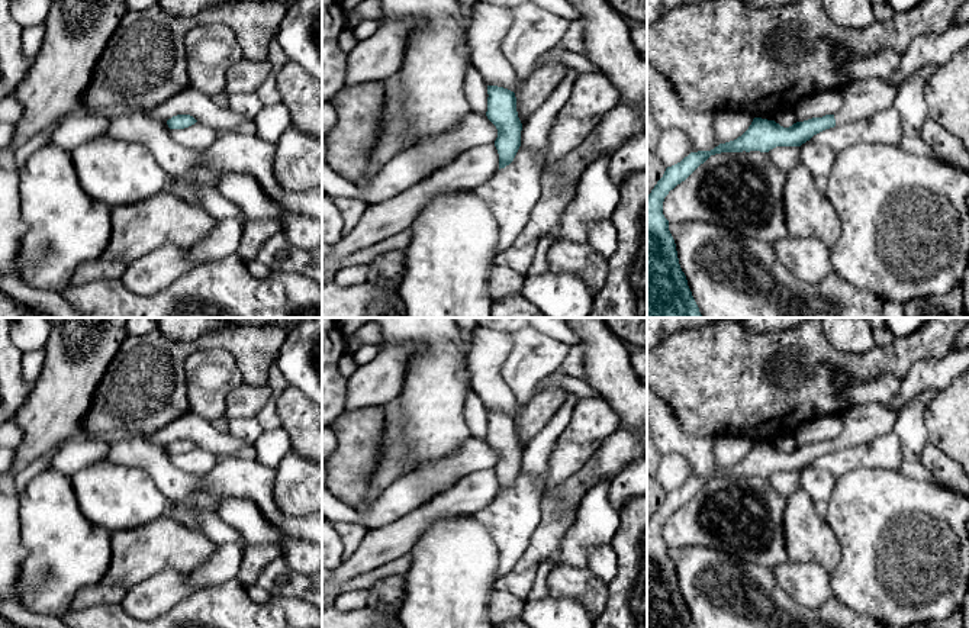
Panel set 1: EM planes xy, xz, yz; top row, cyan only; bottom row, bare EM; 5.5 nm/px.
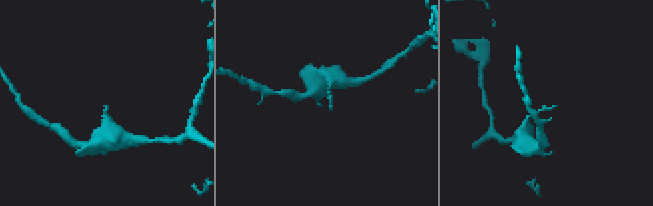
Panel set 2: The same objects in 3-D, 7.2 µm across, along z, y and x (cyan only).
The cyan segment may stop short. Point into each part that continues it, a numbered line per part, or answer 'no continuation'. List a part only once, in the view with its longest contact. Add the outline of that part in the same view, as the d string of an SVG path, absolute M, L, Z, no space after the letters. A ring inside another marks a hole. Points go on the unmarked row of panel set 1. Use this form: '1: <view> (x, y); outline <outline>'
1: yz (862, 424); outline M867 403L843 415L843 429L834 438L836 450L849 448L892 432L899 409L883 403Z

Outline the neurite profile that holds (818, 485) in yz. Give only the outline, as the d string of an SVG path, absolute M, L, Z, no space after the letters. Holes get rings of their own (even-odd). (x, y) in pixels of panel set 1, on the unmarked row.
M807 466L799 471L799 486L812 503L828 502L837 477L828 471L814 466Z

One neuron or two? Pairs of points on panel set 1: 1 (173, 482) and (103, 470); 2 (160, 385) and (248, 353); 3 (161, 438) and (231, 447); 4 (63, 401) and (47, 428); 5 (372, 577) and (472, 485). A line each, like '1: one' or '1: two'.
1: two
2: one
3: one
4: one
5: two

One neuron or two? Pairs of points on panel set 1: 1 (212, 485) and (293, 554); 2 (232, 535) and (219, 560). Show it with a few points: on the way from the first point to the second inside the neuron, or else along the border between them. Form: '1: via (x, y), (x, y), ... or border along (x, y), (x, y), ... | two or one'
1: border along (216, 509), (225, 499), (244, 498), (260, 512) | two
2: border along (238, 541), (227, 541), (218, 546) | two

